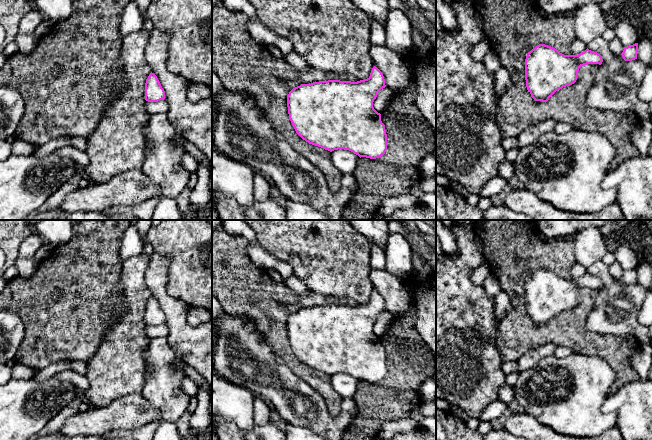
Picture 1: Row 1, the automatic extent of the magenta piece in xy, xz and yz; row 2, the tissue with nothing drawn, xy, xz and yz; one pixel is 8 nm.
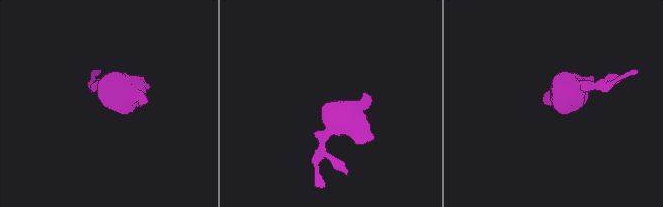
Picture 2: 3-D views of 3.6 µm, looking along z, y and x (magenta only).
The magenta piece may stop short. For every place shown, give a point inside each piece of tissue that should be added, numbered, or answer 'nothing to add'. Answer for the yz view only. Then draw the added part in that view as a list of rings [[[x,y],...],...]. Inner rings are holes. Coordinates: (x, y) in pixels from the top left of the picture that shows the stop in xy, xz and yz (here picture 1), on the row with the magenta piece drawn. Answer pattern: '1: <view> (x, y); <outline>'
nothing to add

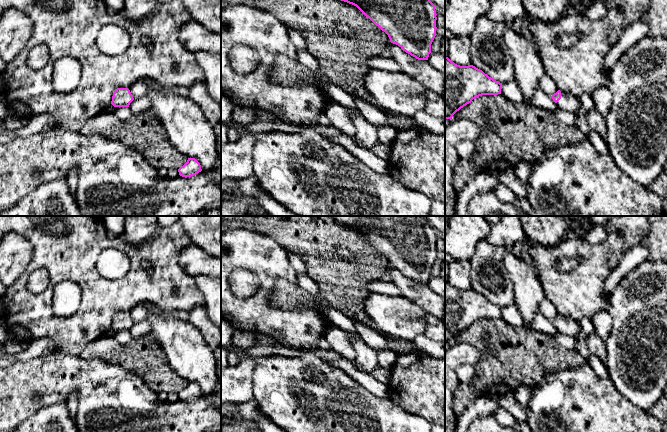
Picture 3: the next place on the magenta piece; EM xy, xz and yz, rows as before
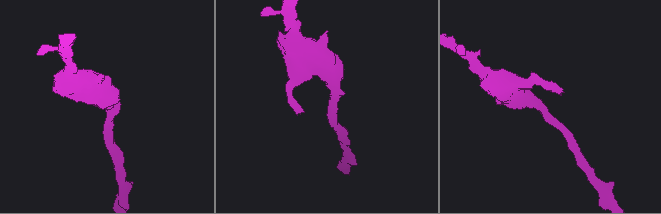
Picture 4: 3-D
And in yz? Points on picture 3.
1: yz (570, 103); [[[561,92],[561,99],[556,103],[558,108],[573,114],[579,112],[579,99],[576,96]]]

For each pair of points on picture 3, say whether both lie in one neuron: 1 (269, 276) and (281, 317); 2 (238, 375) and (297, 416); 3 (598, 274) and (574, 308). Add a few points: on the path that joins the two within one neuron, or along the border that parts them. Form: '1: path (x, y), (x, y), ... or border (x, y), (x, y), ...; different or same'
1: path (265, 287), (265, 305), (270, 310); same
2: border (255, 362), (252, 375), (253, 399); different
3: path (590, 282), (574, 300); same

